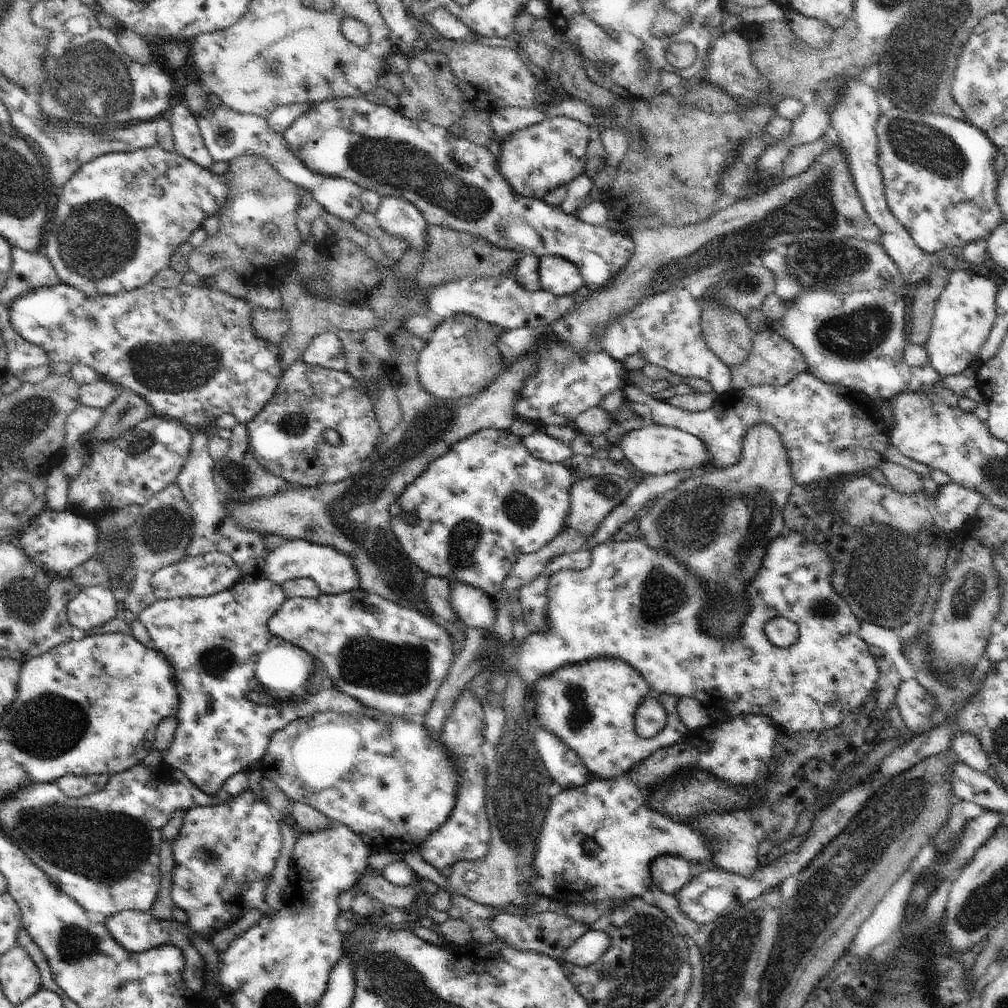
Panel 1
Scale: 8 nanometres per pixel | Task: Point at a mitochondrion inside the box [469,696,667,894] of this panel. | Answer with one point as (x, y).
(515, 807)

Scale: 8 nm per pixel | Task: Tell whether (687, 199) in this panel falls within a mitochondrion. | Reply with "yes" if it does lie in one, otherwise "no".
yes

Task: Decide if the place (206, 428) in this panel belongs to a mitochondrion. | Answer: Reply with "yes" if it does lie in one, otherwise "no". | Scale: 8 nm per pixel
no

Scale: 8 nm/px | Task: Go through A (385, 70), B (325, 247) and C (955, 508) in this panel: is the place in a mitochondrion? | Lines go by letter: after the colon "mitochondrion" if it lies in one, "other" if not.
A: other
B: other
C: other

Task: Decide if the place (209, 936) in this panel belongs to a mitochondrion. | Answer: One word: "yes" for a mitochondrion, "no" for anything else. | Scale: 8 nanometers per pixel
no

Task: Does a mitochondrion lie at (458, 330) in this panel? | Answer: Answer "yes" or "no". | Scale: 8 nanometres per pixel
no

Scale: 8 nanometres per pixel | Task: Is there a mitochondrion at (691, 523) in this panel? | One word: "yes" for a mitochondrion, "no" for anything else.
yes

